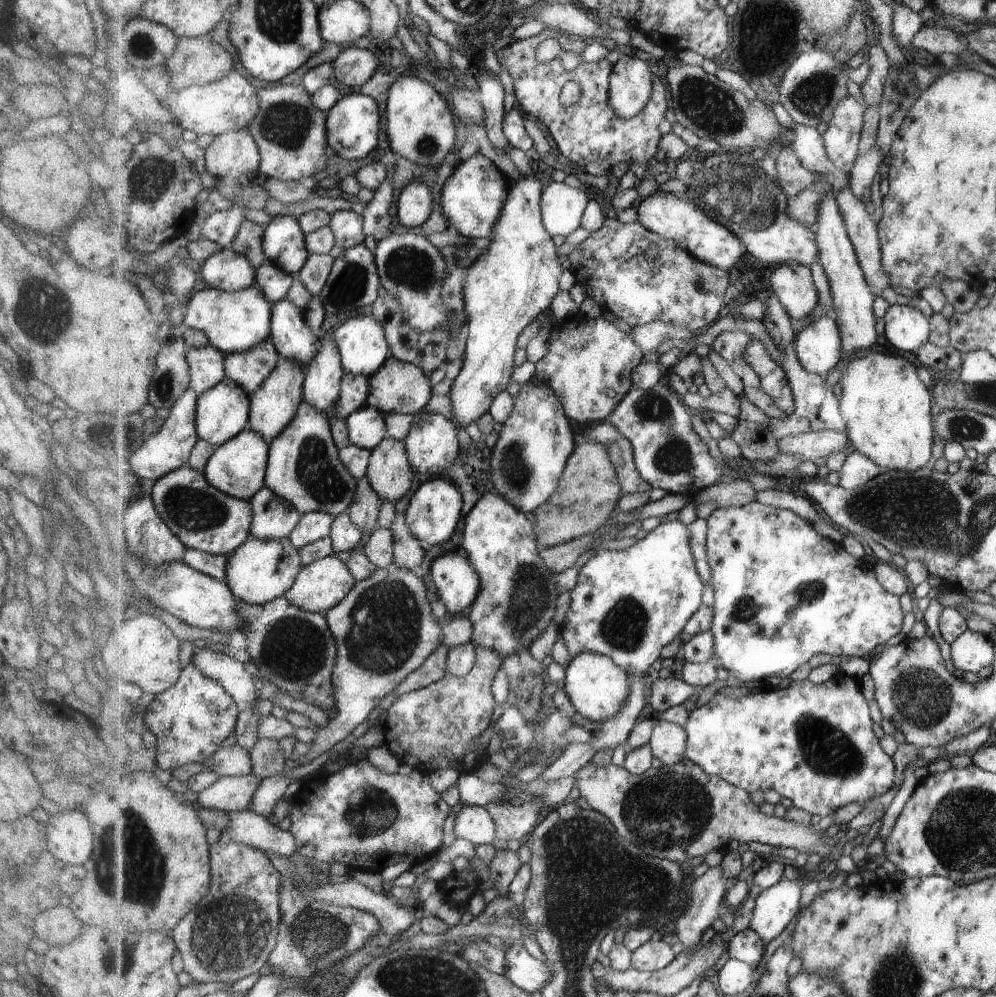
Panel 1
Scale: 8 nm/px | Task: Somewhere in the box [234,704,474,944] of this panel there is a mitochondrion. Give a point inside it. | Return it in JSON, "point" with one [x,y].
{"point":[369,813]}

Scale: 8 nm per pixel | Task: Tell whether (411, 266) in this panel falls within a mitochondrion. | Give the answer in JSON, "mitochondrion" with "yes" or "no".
{"mitochondrion":"yes"}

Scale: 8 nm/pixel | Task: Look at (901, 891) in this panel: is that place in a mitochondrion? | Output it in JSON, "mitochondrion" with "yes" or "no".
{"mitochondrion":"no"}

